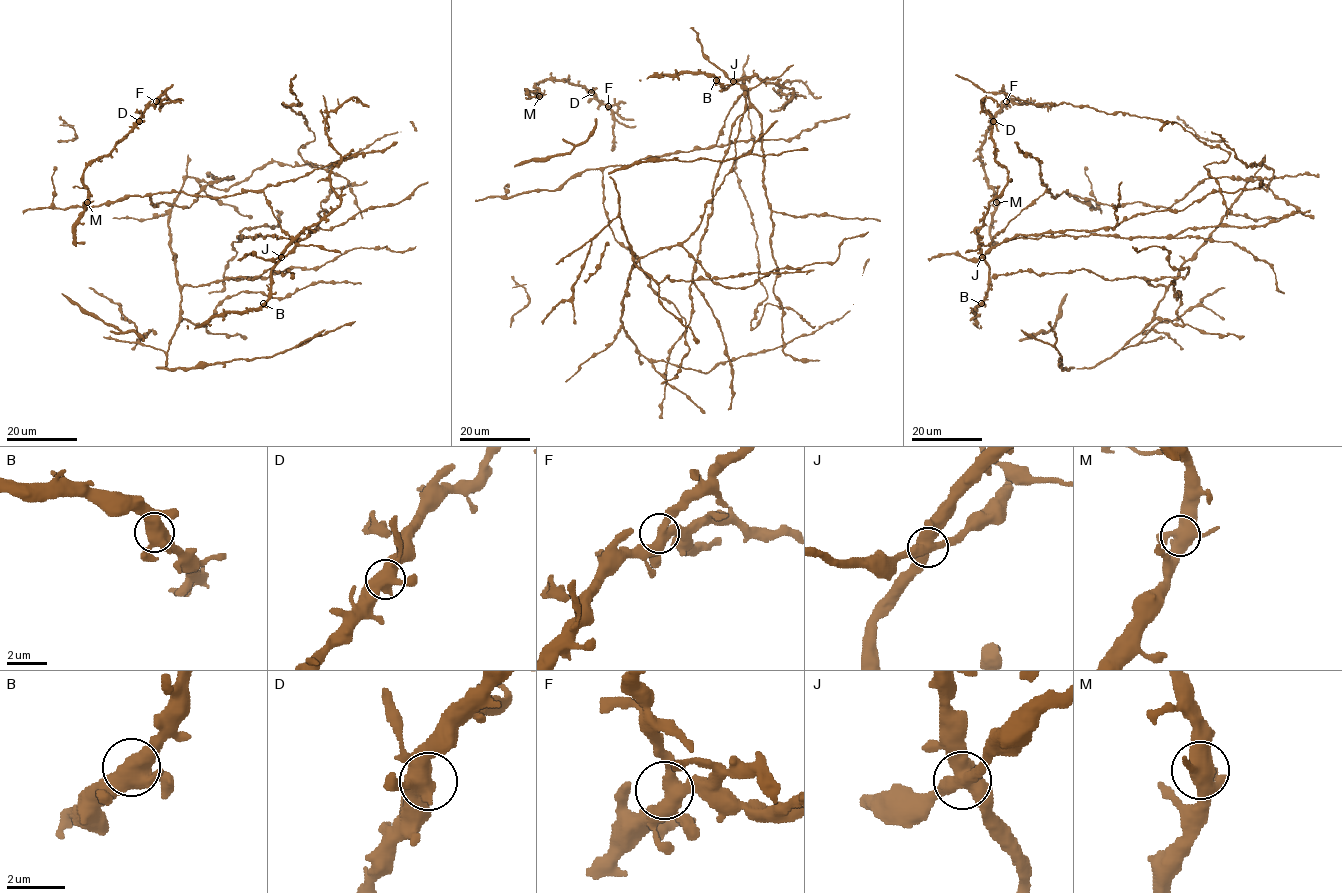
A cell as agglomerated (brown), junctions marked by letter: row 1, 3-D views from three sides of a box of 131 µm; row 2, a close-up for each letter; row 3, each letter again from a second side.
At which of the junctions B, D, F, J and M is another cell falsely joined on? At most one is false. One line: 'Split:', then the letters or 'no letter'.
Split: no letter

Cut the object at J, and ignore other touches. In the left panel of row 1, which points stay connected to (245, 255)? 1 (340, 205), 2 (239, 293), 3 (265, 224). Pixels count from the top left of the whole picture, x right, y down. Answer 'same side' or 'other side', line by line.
1: other side
2: other side
3: same side

